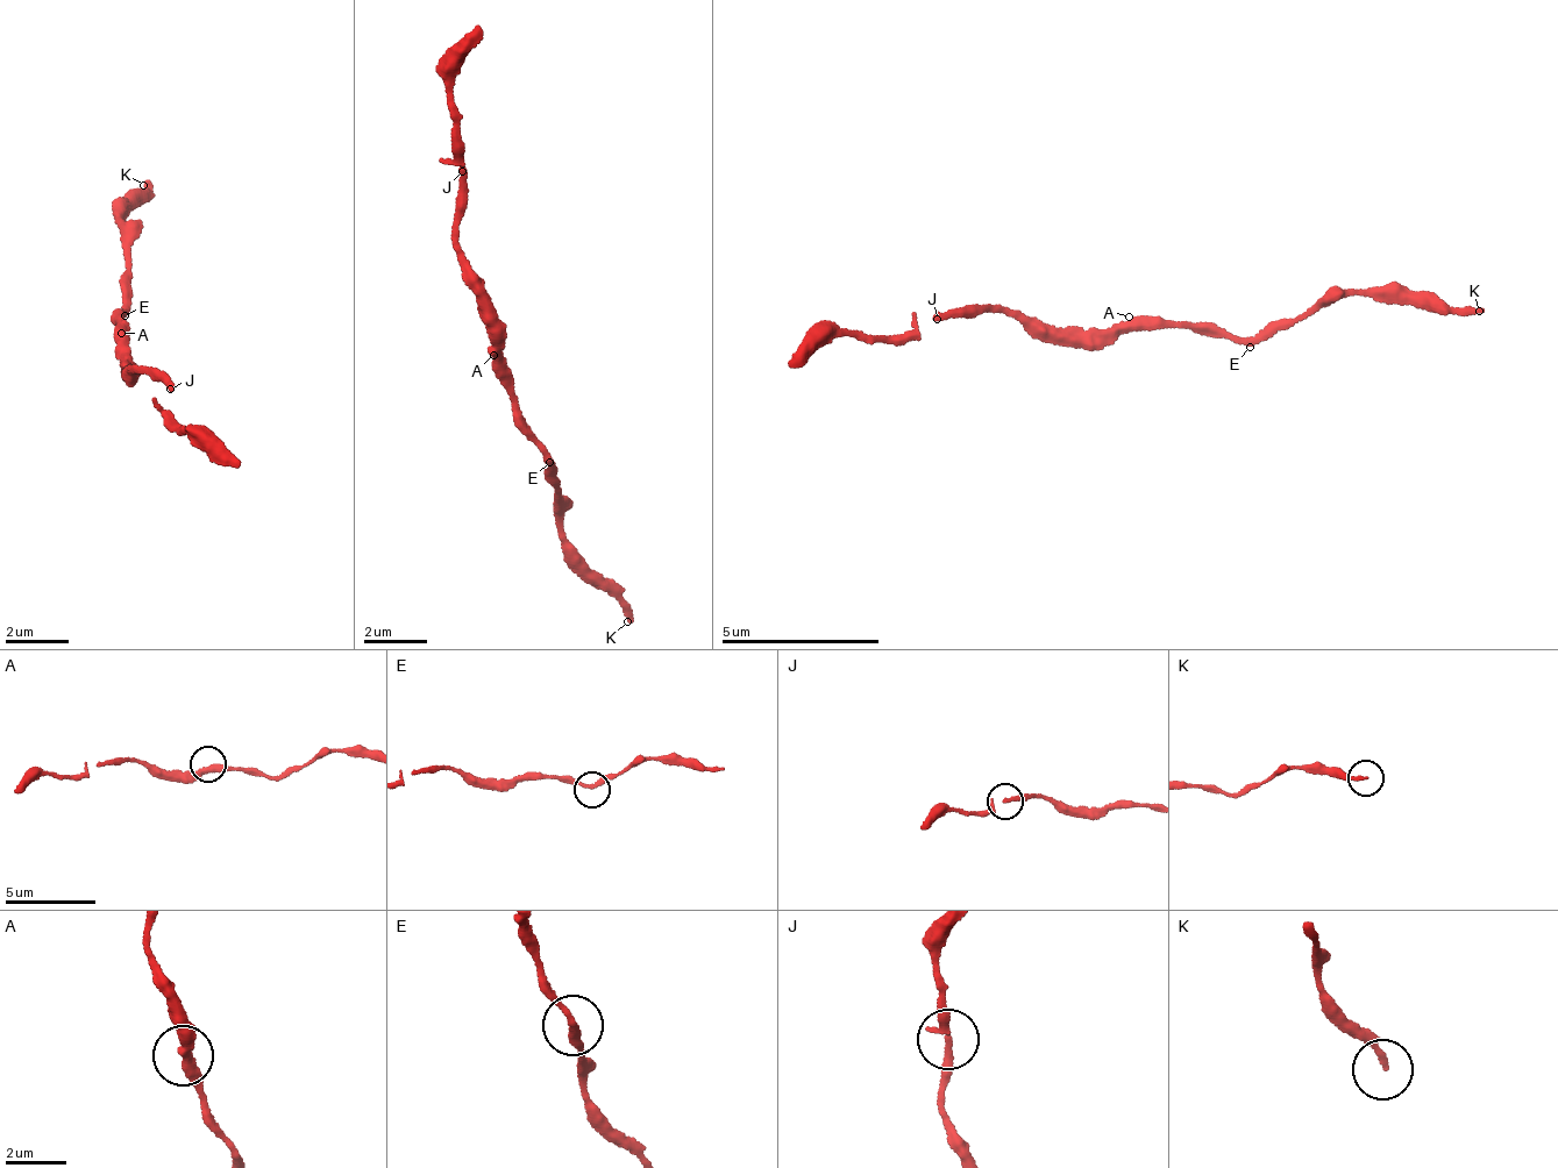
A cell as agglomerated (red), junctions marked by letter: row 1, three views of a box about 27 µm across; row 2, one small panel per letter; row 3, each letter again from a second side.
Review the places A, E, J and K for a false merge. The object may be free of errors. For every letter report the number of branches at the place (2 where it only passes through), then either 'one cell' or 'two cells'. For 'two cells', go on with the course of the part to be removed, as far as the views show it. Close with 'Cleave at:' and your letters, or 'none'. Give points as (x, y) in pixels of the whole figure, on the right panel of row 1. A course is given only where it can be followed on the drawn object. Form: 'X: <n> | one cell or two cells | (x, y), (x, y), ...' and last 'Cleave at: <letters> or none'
A: 2 | one cell
E: 2 | one cell
J: 3 | one cell
K: 1 | one cell
Cleave at: none

